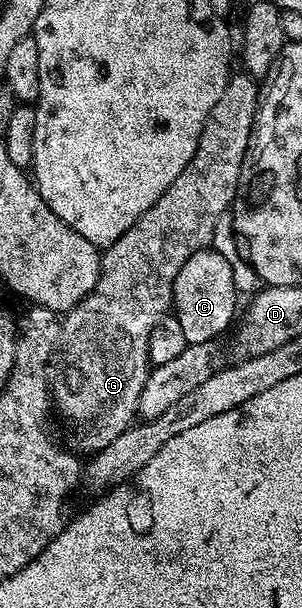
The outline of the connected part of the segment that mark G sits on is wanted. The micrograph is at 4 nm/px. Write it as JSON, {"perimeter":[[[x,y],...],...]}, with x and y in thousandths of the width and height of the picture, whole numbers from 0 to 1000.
{"perimeter":[[[791,117],[752,128],[745,150],[732,163],[705,169],[705,183],[685,191],[685,207],[666,215],[652,248],[639,262],[573,294],[573,301],[414,380],[371,403],[338,411],[328,433],[328,464],[315,475],[248,508],[232,508],[202,528],[202,559],[189,579],[162,602],[162,638],[179,678],[222,692],[235,719],[275,738],[325,742],[371,729],[394,715],[427,706],[450,691],[467,656],[467,637],[493,612],[487,572],[493,551],[507,538],[556,520],[573,502],[573,465],[586,446],[613,439],[613,426],[652,413],[689,408],[712,390],[712,375],[725,362],[745,357],[778,331],[778,316],[798,294],[798,275],[831,240],[831,212],[841,209],[844,189],[858,181],[864,140],[848,128]]]}

